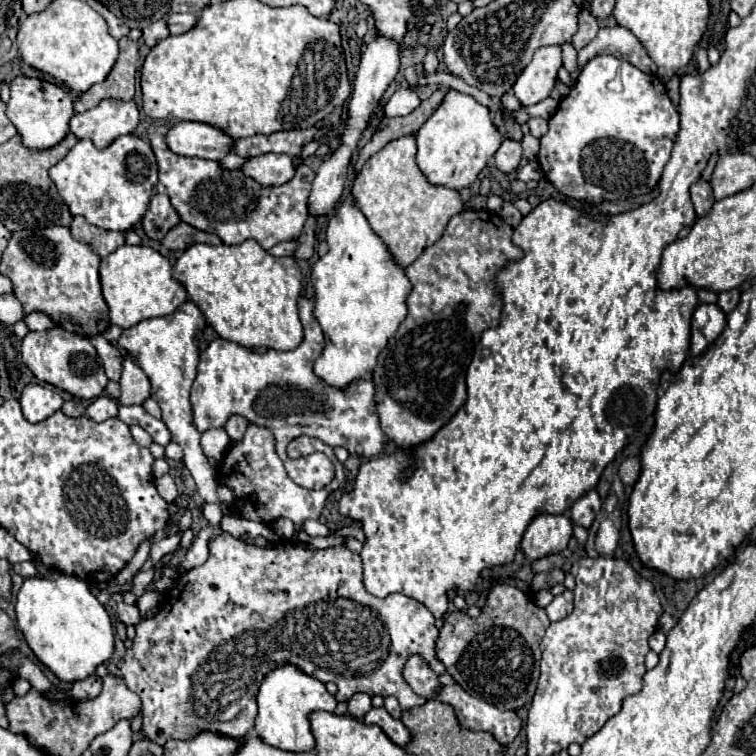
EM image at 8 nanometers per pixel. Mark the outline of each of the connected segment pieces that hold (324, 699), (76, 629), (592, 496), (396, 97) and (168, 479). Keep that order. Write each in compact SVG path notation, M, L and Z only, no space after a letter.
M287 665L287 667L279 667L271 671L265 677L257 693L257 705L259 705L259 713L255 719L255 733L263 743L283 749L283 751L307 753L315 747L315 737L311 733L309 715L313 711L333 713L337 701L333 695L329 695L329 691L325 689L321 681L307 677L299 669Z
M61 575L55 581L43 577L25 579L15 601L17 625L35 657L61 681L75 683L87 679L113 655L113 625L105 607L89 591L87 583Z
M591 489L571 505L571 521L575 525L589 529L595 519L595 511L599 511L599 509L601 509L601 499L599 499L597 491Z
M407 87L407 89L397 89L391 99L385 105L385 117L399 117L399 115L409 115L413 109L417 109L421 103L421 99L417 97L417 93Z
M163 475L163 477L157 479L157 491L167 501L171 501L171 499L175 499L179 495L177 493L177 487L175 487L175 481L173 481L171 475Z

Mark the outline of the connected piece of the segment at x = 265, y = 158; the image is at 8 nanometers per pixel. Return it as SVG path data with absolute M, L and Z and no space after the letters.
M277 153L249 157L241 165L241 171L245 177L257 181L259 185L283 185L295 175L293 157Z

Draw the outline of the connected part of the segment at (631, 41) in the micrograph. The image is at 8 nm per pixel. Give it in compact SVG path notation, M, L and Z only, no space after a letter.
M621 25L599 29L597 37L579 51L579 69L571 77L577 79L581 67L591 57L597 57L597 55L623 57L625 61L631 61L635 67L643 69L645 73L655 73L657 71L657 65L653 63L653 59L645 51L645 47L639 43L639 39L627 27L621 27Z

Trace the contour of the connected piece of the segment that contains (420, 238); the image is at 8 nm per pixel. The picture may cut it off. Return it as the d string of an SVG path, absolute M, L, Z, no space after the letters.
M413 133L393 139L363 165L353 183L353 195L359 209L371 223L373 231L383 237L395 255L395 261L403 267L415 261L427 245L433 245L443 235L449 219L463 209L459 191L431 185L419 171L415 155L417 145Z

